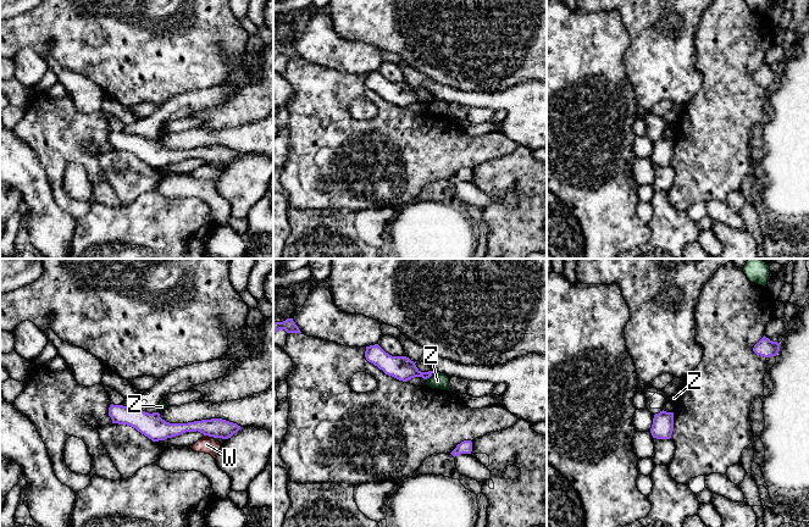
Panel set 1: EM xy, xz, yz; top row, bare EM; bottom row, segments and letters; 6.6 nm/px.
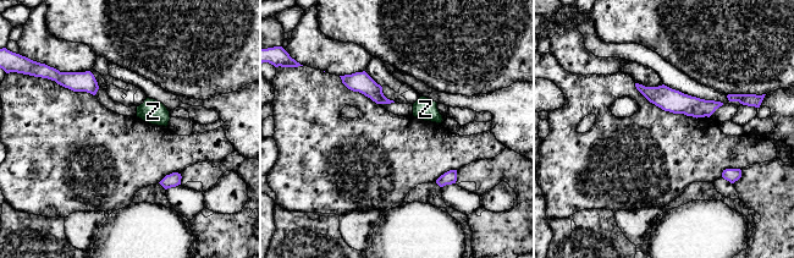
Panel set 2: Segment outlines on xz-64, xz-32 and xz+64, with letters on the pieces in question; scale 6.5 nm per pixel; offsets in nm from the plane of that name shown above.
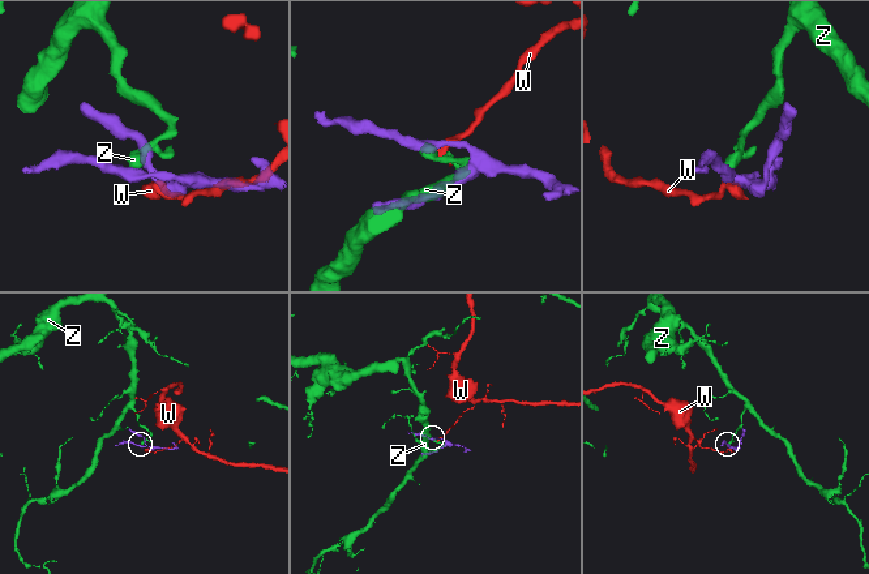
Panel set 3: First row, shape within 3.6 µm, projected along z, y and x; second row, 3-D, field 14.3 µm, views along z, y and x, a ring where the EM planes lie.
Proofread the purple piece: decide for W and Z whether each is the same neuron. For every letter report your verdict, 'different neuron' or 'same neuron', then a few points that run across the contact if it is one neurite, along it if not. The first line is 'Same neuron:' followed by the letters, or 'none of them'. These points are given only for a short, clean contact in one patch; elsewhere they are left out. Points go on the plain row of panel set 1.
Same neuron: none of them
W: different neuron | xy (204, 161), (210, 164)
Z: different neuron

